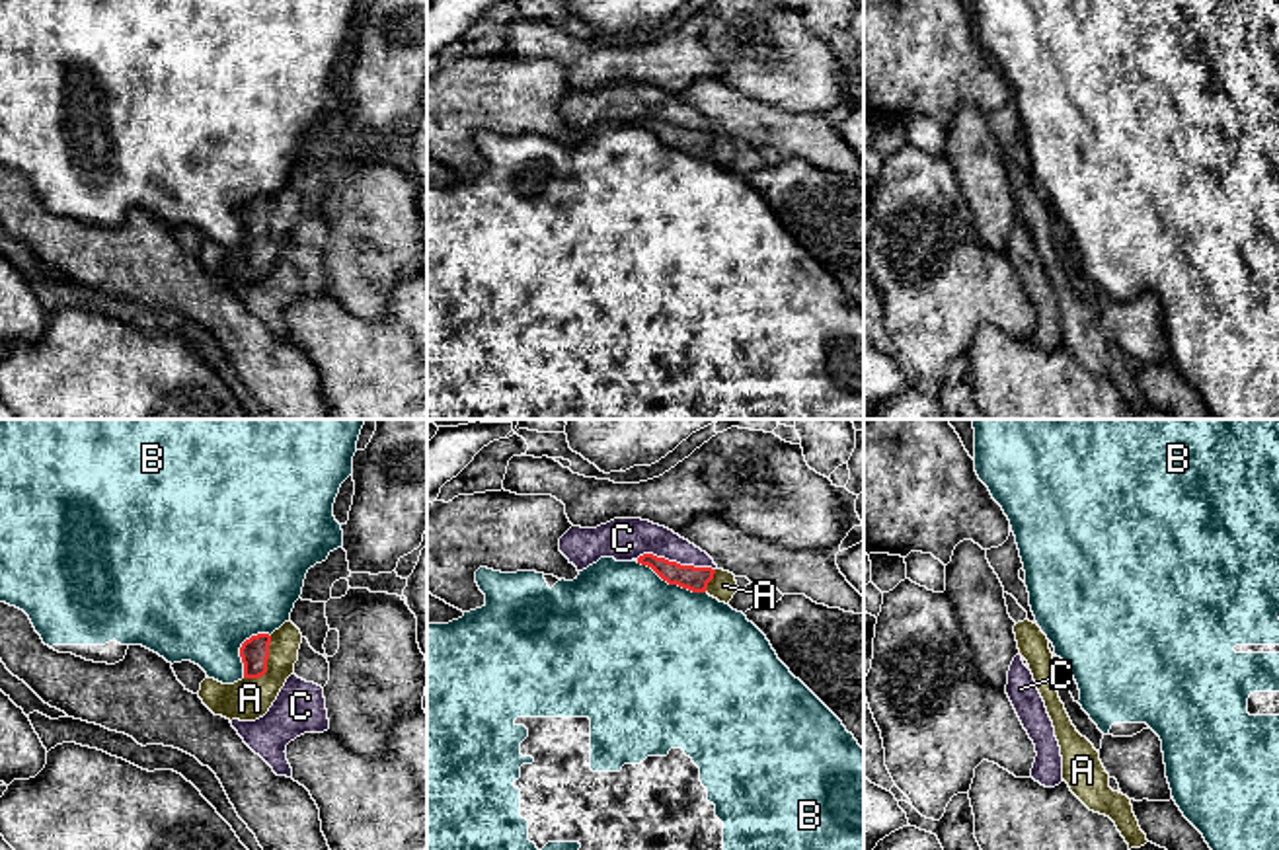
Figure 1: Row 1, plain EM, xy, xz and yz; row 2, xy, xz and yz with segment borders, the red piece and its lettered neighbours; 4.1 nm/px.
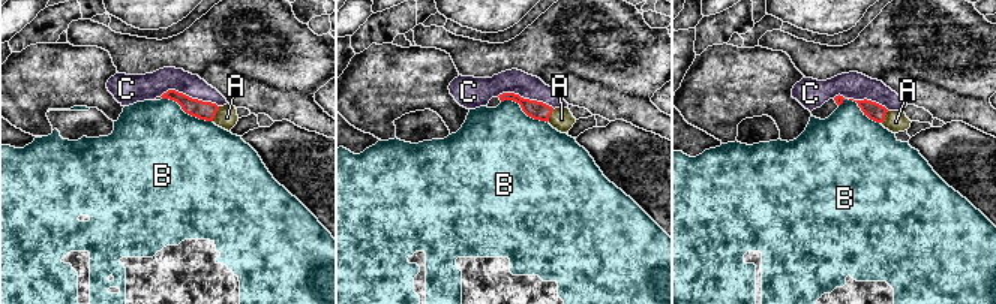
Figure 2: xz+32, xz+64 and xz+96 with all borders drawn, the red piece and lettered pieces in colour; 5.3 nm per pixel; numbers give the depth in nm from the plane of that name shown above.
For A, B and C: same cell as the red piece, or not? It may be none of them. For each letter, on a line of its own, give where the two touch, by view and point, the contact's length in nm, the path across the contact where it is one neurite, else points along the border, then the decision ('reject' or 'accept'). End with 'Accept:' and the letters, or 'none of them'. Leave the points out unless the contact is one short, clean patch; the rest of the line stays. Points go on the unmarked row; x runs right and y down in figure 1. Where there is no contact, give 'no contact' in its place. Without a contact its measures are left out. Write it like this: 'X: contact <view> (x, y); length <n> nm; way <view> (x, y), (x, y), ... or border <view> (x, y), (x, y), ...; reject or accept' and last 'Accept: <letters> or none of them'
A: contact xy (266, 229); length 220 nm; way xy (254, 215), (266, 229), (262, 248), (250, 262); accept
B: contact xz (671, 147); length 320 nm; reject
C: contact xz (675, 125); length 340 nm; reject
Accept: A

